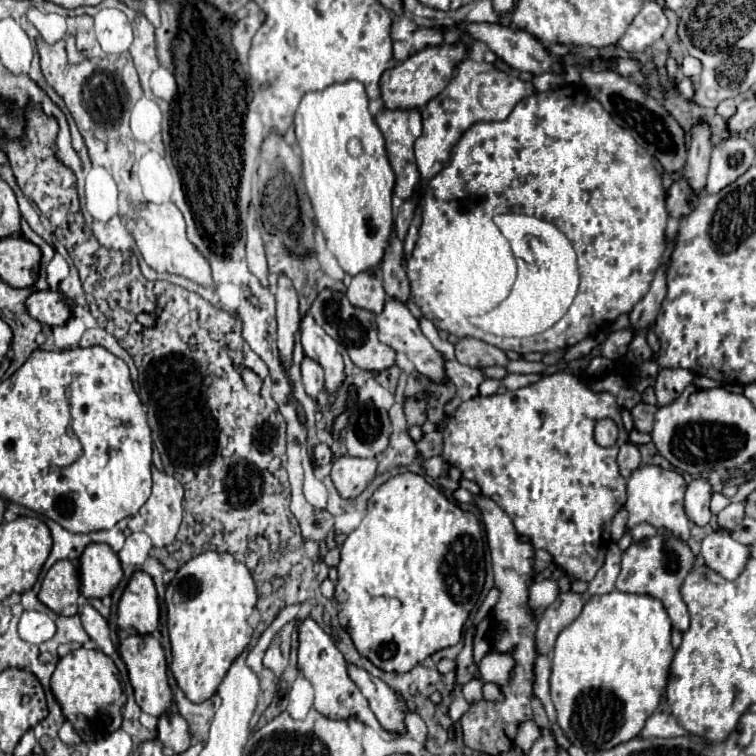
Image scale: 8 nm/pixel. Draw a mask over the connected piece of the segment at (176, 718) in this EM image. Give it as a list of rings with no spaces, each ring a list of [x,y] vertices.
[[[164,713],[158,719],[158,735],[156,735],[166,747],[170,747],[174,753],[182,753],[190,747],[190,731],[188,723],[178,713]]]

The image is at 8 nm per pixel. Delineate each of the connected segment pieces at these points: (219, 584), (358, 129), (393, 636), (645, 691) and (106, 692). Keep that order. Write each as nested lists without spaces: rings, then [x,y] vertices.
[[[206,551],[190,561],[186,561],[166,587],[166,607],[168,607],[168,633],[172,645],[172,663],[170,671],[178,683],[178,687],[186,693],[186,697],[194,703],[202,703],[210,699],[218,683],[224,679],[232,661],[246,649],[252,637],[252,627],[248,625],[248,617],[256,607],[256,587],[252,575],[246,565],[236,563],[230,553]]]
[[[344,81],[316,93],[306,93],[296,111],[294,125],[298,145],[302,149],[306,191],[314,207],[316,225],[324,233],[328,249],[348,275],[378,269],[378,263],[382,261],[382,251],[386,249],[386,239],[390,239],[392,231],[394,171],[386,157],[384,137],[368,111],[364,85],[358,81]]]
[[[402,473],[380,485],[368,501],[362,523],[340,547],[336,609],[340,625],[348,631],[362,657],[382,671],[410,671],[440,649],[462,639],[464,623],[478,603],[484,585],[484,543],[478,519],[448,501],[422,475]]]
[[[618,589],[606,593],[606,595],[594,595],[586,601],[582,613],[558,635],[556,645],[554,645],[554,653],[552,653],[552,673],[550,673],[550,695],[558,713],[558,723],[566,735],[566,739],[572,745],[580,745],[584,751],[604,751],[604,749],[612,749],[618,743],[630,741],[634,739],[642,727],[644,721],[654,713],[654,709],[660,703],[660,697],[664,693],[666,687],[666,667],[670,667],[670,659],[674,657],[674,647],[670,643],[670,619],[668,613],[664,609],[664,605],[660,603],[660,599],[650,597],[650,595],[636,595],[636,593],[622,593]]]
[[[82,647],[70,651],[58,661],[50,679],[50,689],[62,707],[64,717],[72,723],[74,731],[84,743],[102,739],[122,725],[122,705],[126,703],[126,695],[118,681],[118,669],[114,661],[102,651],[88,651]]]

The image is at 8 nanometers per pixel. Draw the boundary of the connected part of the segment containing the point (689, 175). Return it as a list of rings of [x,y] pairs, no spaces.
[[[706,121],[694,123],[690,131],[690,145],[688,145],[688,159],[686,159],[686,179],[690,181],[692,189],[706,187],[708,175],[708,161],[712,153],[712,133]]]

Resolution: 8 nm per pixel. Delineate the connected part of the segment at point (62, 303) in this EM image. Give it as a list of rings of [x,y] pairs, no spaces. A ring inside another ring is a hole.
[[[34,291],[26,299],[26,309],[28,313],[44,323],[44,325],[62,325],[70,317],[70,305],[68,299],[62,297],[58,291]]]

